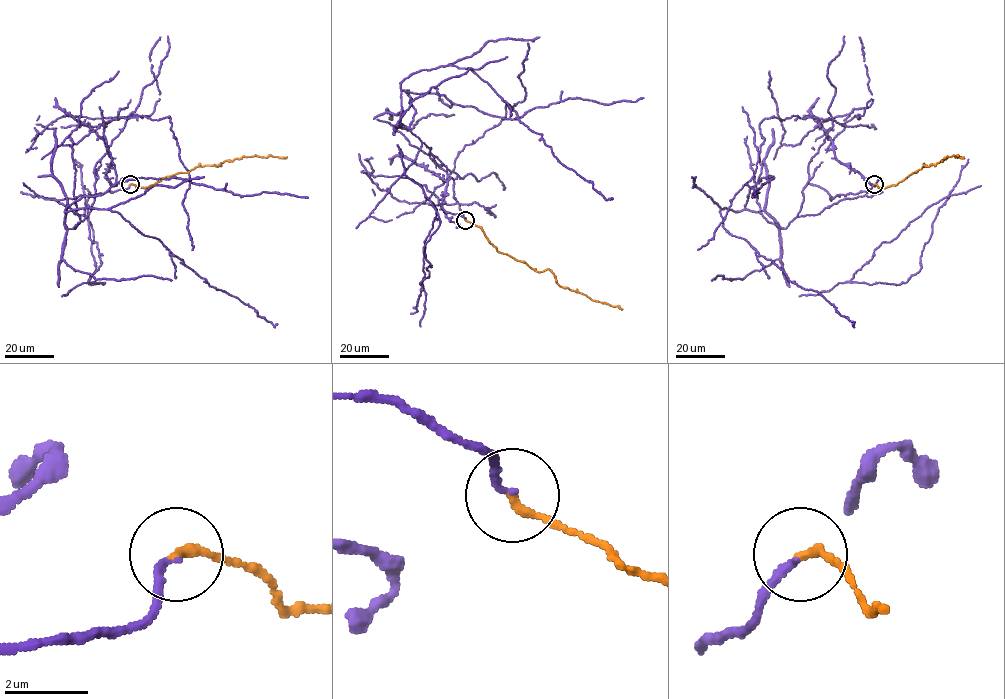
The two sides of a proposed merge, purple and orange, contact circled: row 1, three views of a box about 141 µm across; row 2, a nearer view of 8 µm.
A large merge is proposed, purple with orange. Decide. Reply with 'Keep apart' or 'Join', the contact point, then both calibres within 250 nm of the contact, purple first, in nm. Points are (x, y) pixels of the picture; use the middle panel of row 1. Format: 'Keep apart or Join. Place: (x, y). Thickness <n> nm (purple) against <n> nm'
Join. Place: (465, 220). Thickness 160 nm (purple) against 240 nm

